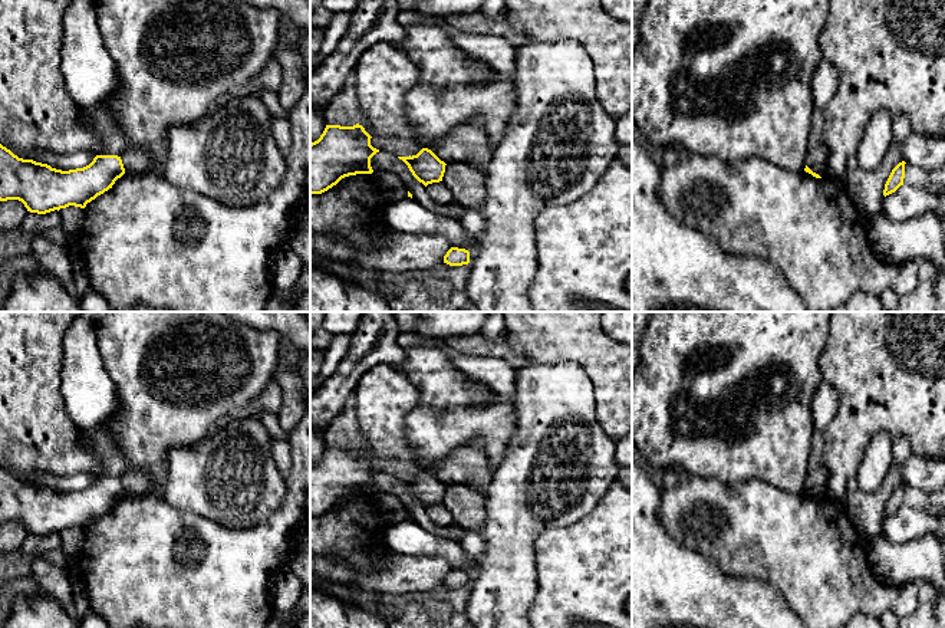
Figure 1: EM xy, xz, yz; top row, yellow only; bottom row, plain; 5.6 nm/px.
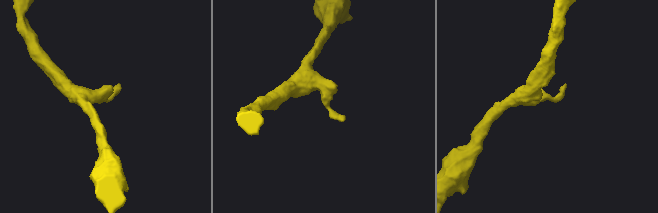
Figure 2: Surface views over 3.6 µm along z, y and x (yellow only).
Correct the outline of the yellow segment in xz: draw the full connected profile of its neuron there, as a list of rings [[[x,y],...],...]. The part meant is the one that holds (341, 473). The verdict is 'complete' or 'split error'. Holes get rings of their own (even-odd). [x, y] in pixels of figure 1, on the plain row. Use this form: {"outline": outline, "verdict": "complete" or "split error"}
{"outline": [[[359,445],[353,448],[326,447],[320,460],[310,466],[310,516],[322,516],[349,497],[372,496],[371,480],[379,471],[371,467],[371,460]]], "verdict": "complete"}

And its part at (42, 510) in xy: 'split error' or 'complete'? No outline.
complete

